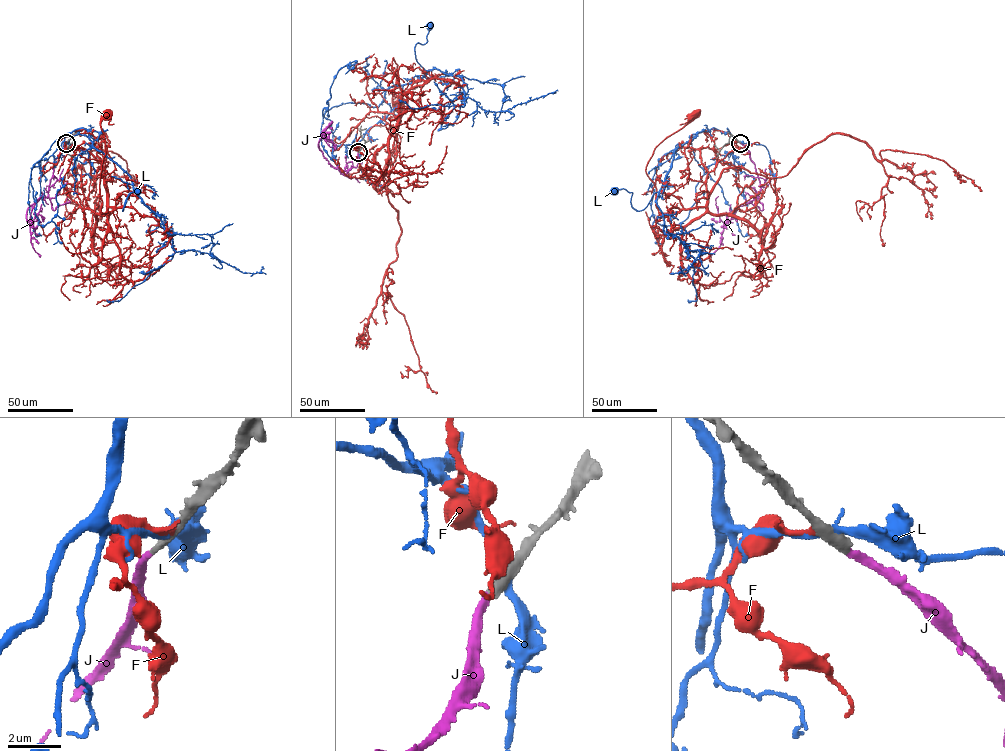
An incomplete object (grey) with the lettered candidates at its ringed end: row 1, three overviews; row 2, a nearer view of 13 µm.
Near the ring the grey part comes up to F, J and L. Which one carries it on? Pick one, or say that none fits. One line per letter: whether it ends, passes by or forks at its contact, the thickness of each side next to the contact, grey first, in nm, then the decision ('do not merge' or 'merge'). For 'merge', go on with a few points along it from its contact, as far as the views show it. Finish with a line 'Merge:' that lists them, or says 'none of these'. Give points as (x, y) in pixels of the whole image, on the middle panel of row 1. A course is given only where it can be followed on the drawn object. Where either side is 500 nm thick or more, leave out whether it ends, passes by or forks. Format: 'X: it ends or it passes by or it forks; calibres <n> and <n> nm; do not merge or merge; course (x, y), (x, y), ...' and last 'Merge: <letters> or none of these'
F: it ends; calibres 300 and 170 nm; do not merge
J: it ends; calibres 360 and 260 nm; merge; course (358, 152), (358, 156), (341, 172), (328, 163), (319, 148), (318, 141), (331, 120)
L: it passes by; calibres 460 and 240 nm; do not merge
Merge: J

